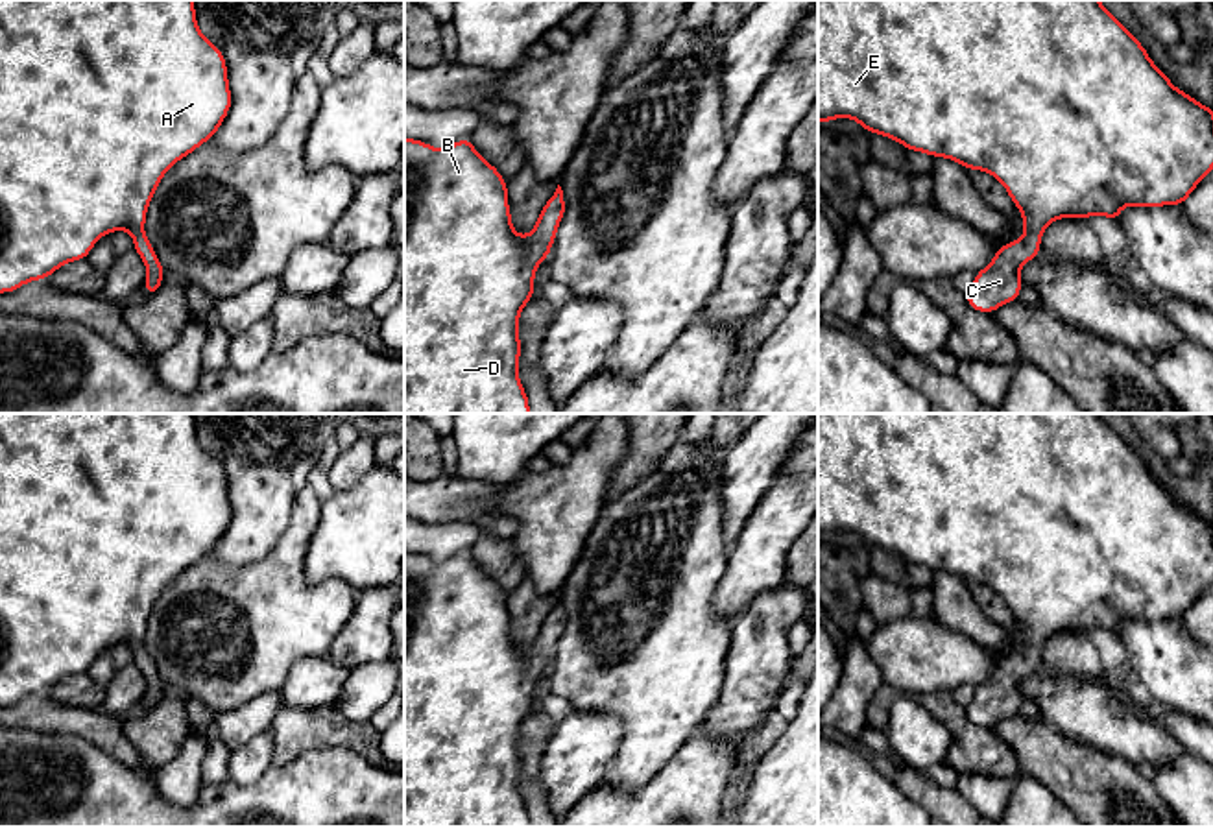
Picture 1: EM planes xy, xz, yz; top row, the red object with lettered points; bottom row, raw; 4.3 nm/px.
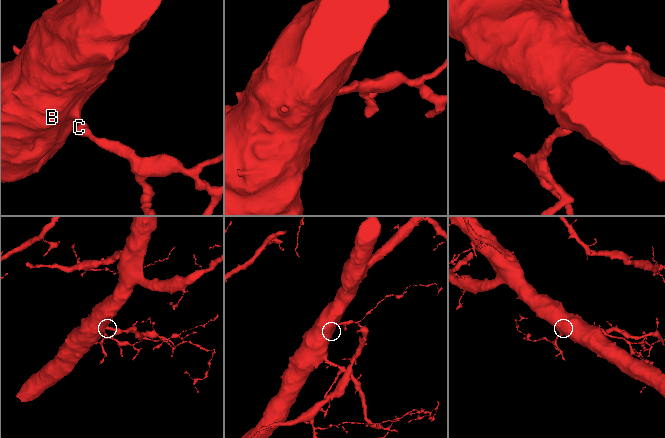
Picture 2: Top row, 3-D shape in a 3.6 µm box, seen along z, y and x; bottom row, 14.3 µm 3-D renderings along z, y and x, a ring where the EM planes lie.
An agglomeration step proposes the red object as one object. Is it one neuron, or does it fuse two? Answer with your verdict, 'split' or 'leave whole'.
leave whole

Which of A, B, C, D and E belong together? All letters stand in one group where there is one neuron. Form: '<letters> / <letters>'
A B C D E

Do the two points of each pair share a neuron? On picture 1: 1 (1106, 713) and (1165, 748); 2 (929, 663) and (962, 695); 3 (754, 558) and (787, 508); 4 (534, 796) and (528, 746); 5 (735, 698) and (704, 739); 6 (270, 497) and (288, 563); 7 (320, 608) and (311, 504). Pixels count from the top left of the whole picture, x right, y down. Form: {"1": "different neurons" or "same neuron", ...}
{"1": "same neuron", "2": "different neurons", "3": "same neuron", "4": "same neuron", "5": "different neurons", "6": "different neurons", "7": "same neuron"}

